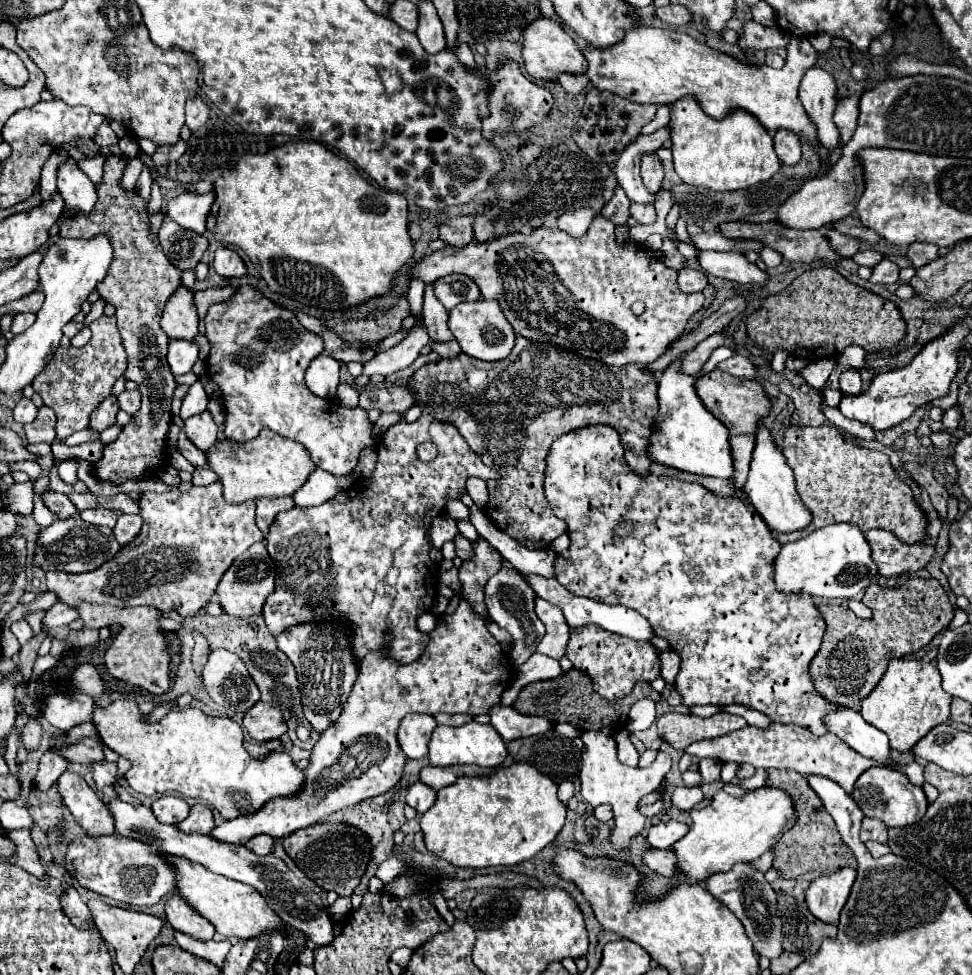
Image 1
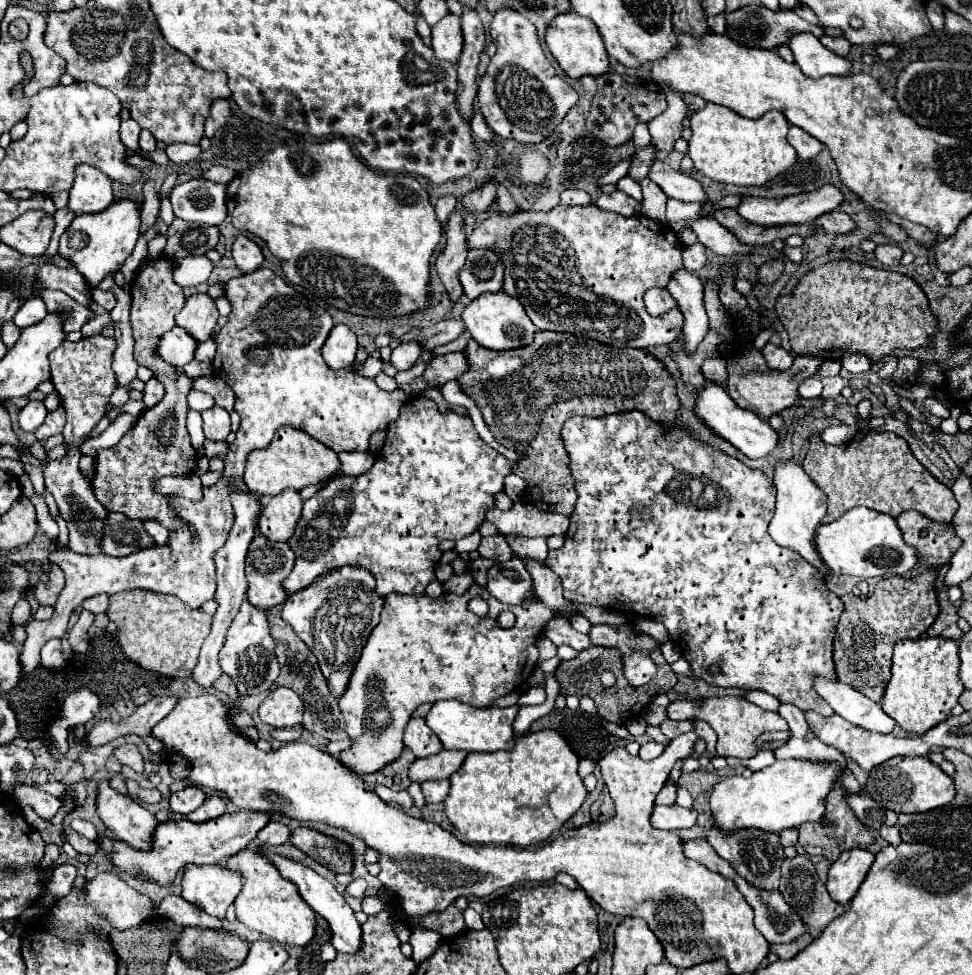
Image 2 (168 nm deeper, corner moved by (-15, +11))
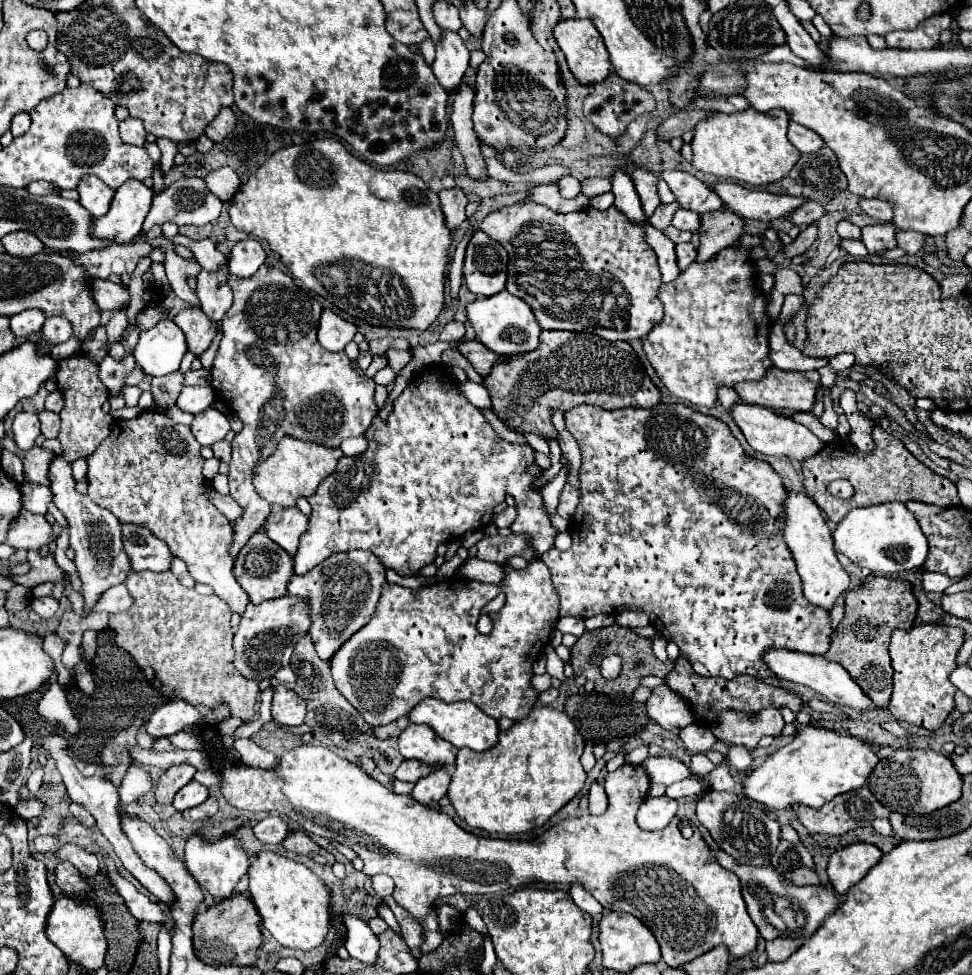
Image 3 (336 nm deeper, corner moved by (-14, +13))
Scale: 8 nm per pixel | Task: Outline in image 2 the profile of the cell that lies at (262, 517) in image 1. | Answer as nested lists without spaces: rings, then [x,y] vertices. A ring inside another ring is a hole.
[[[291,489],[281,491],[279,495],[271,497],[269,503],[263,507],[259,519],[259,531],[267,539],[287,541],[295,531],[295,525],[301,515],[301,507],[303,507],[303,499],[299,491],[291,491]]]

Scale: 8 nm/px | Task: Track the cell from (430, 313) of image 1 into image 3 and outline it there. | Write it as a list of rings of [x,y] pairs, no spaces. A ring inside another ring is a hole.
[[[460,187],[442,189],[442,191],[438,193],[438,197],[440,197],[440,203],[442,203],[442,211],[444,211],[444,215],[446,215],[448,227],[450,227],[450,229],[458,227],[458,225],[466,219],[464,207],[466,207],[468,199],[466,199],[464,191],[462,191]]]

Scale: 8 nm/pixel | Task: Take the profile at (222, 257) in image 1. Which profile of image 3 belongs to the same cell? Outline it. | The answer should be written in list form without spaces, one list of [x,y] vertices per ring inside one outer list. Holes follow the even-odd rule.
[[[246,239],[246,241],[238,241],[232,247],[228,265],[230,265],[230,273],[238,275],[238,277],[250,277],[258,271],[258,267],[264,263],[266,253],[260,245],[260,241],[256,239]]]

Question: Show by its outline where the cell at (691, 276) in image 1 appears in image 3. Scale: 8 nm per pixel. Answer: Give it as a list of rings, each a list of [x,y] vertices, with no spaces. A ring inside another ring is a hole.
[[[678,243],[676,245],[676,261],[680,269],[686,269],[694,259],[696,259],[696,249],[692,243]]]

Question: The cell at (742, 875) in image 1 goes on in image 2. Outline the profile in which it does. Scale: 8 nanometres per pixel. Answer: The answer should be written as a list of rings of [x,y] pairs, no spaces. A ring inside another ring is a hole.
[[[711,827],[709,829],[709,843],[711,847],[735,867],[735,871],[751,883],[751,887],[763,887],[765,891],[777,891],[779,881],[781,881],[781,863],[785,859],[783,847],[779,843],[779,835],[767,833],[767,831],[757,831],[757,829],[745,829],[739,833],[725,835],[719,829]]]

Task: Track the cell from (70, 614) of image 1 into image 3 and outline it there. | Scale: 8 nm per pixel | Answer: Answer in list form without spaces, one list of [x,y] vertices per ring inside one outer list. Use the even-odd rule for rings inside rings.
[[[116,585],[116,587],[110,587],[96,603],[94,611],[106,611],[106,613],[120,613],[120,611],[126,611],[130,609],[132,605],[132,597],[126,589],[126,585]]]

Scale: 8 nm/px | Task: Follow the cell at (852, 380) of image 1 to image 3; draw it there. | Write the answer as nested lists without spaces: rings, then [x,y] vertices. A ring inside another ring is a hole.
[[[850,353],[836,355],[836,357],[830,359],[830,365],[832,365],[838,373],[840,373],[840,371],[846,371],[846,369],[850,369],[850,367],[854,365],[854,355],[850,355]]]

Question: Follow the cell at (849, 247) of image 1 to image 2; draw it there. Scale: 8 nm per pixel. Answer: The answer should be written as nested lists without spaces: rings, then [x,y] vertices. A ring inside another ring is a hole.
[[[831,211],[831,213],[825,213],[823,217],[819,217],[815,221],[817,227],[821,227],[823,231],[827,233],[833,233],[833,235],[843,235],[843,233],[851,233],[857,225],[855,221],[845,213],[845,211]]]

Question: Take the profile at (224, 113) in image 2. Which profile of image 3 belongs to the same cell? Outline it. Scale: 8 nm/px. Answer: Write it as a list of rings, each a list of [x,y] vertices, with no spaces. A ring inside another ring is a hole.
[[[224,107],[218,117],[214,117],[214,121],[206,127],[206,135],[214,141],[214,143],[220,143],[226,139],[228,133],[232,133],[236,127],[236,117],[232,113],[230,107]]]

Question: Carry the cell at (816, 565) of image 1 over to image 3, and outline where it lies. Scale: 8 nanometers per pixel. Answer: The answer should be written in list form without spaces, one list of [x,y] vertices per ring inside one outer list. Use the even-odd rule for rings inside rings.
[[[892,501],[850,511],[834,531],[834,549],[850,561],[868,567],[874,575],[888,575],[908,569],[918,569],[926,561],[926,535],[916,517],[906,509],[906,503]]]

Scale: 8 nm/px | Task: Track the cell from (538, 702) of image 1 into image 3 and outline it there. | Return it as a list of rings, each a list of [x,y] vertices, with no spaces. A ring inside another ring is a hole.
[[[608,625],[608,627],[602,627],[598,631],[586,631],[578,641],[576,645],[572,647],[572,659],[570,659],[572,667],[574,667],[574,675],[586,675],[588,679],[594,681],[596,685],[596,691],[600,693],[606,693],[606,695],[612,695],[612,697],[630,697],[634,693],[634,689],[640,685],[640,677],[642,675],[656,675],[656,677],[666,677],[672,667],[674,667],[674,661],[668,659],[668,661],[660,661],[654,653],[652,653],[652,643],[650,639],[642,639],[638,637],[632,629],[626,629],[626,627],[620,627],[620,625]],[[610,653],[616,653],[622,657],[622,673],[620,677],[616,679],[604,679],[600,675],[600,663],[606,655]]]

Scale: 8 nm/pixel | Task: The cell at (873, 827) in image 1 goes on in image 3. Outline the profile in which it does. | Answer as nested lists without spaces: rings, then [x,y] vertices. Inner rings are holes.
[[[860,787],[850,793],[842,793],[842,795],[834,797],[830,803],[822,805],[822,809],[816,809],[816,813],[808,805],[800,805],[800,809],[798,809],[800,823],[810,833],[824,833],[824,835],[844,835],[844,833],[858,829],[858,827],[870,827],[874,819],[888,817],[888,815],[890,815],[890,811],[874,799],[874,795],[870,793],[868,787]]]

